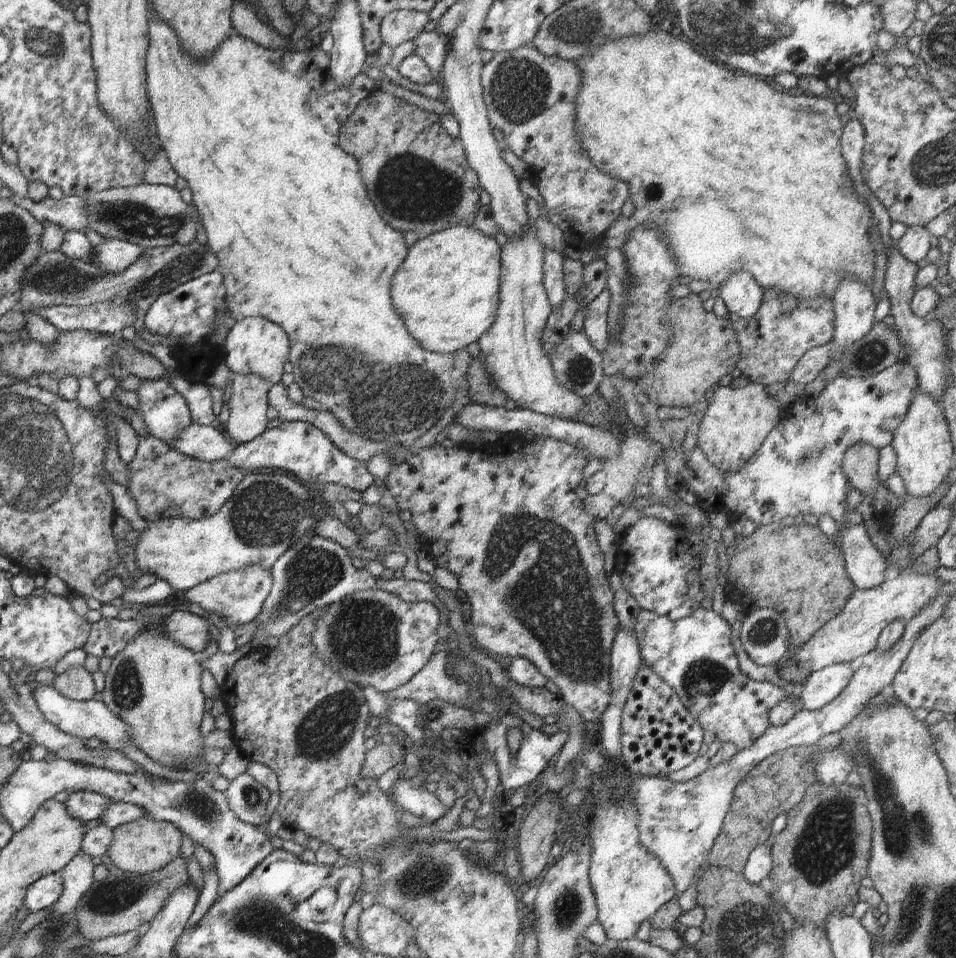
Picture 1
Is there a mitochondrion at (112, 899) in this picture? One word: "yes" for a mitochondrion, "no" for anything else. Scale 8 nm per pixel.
yes

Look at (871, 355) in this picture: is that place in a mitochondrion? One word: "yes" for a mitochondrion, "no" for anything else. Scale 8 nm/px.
yes

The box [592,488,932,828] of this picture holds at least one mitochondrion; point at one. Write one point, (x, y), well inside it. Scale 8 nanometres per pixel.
(704, 677)

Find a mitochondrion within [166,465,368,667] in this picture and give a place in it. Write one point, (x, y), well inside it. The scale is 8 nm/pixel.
(270, 510)

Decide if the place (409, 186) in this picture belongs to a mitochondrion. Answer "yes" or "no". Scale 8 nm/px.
yes

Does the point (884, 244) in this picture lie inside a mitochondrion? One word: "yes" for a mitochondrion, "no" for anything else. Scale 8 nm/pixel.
no

